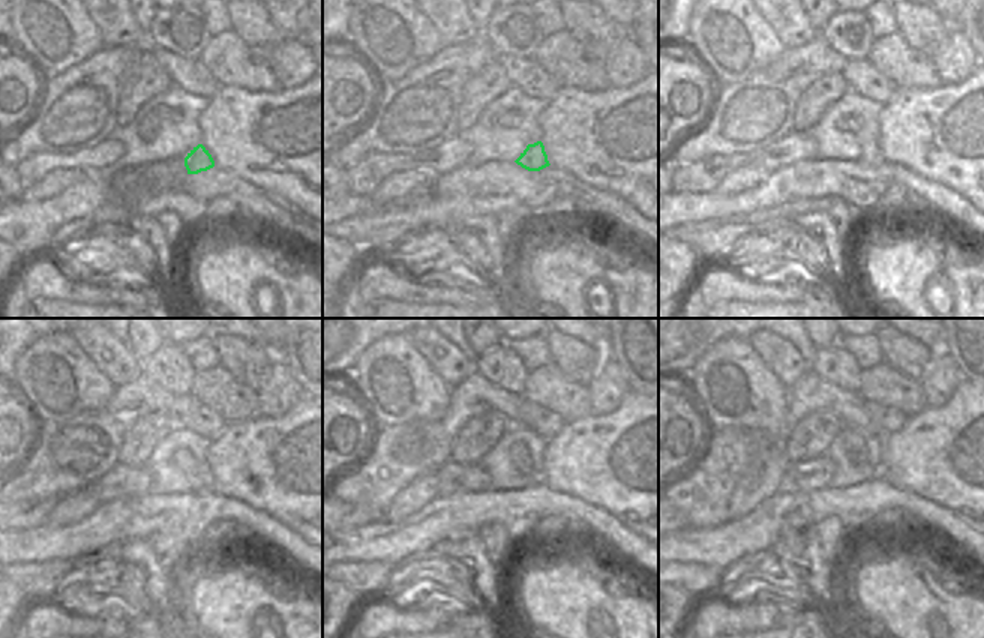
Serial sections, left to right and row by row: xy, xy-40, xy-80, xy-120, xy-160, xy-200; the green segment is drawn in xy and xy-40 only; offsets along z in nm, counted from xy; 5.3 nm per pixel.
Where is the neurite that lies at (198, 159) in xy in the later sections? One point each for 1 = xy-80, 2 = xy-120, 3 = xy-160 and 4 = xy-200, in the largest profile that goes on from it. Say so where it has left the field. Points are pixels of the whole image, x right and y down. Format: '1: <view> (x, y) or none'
1: xy-80 (852, 123)
2: xy-120 (183, 460)
3: xy-160 (518, 454)
4: xy-200 (852, 445)

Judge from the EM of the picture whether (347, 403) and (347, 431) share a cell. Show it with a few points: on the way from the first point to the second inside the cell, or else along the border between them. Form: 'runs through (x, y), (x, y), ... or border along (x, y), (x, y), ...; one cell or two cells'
runs through (347, 410), (347, 424); one cell

